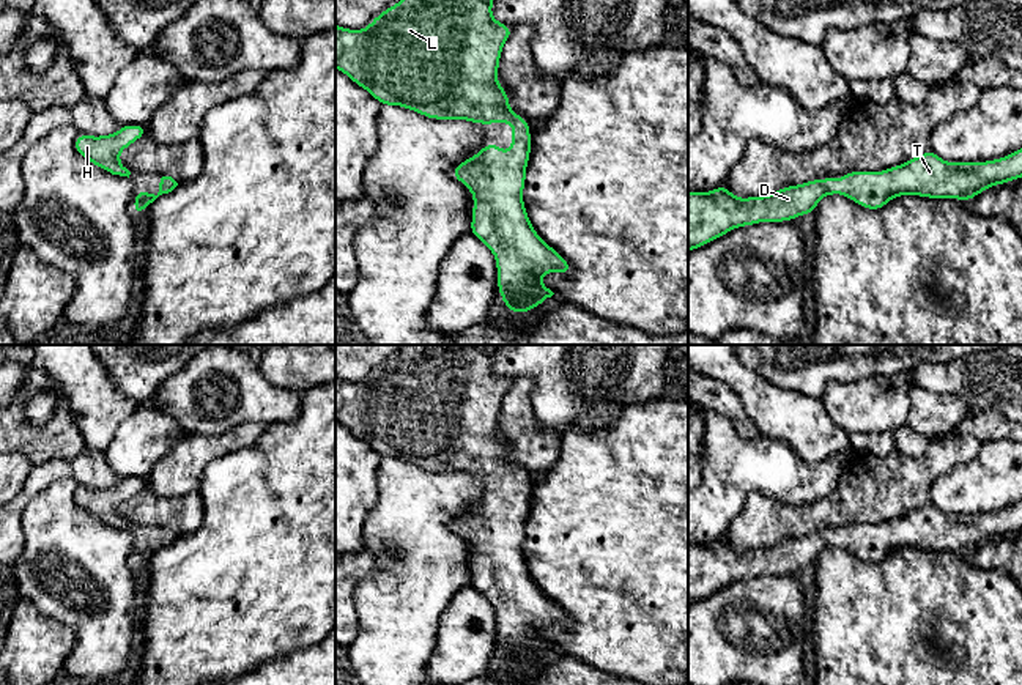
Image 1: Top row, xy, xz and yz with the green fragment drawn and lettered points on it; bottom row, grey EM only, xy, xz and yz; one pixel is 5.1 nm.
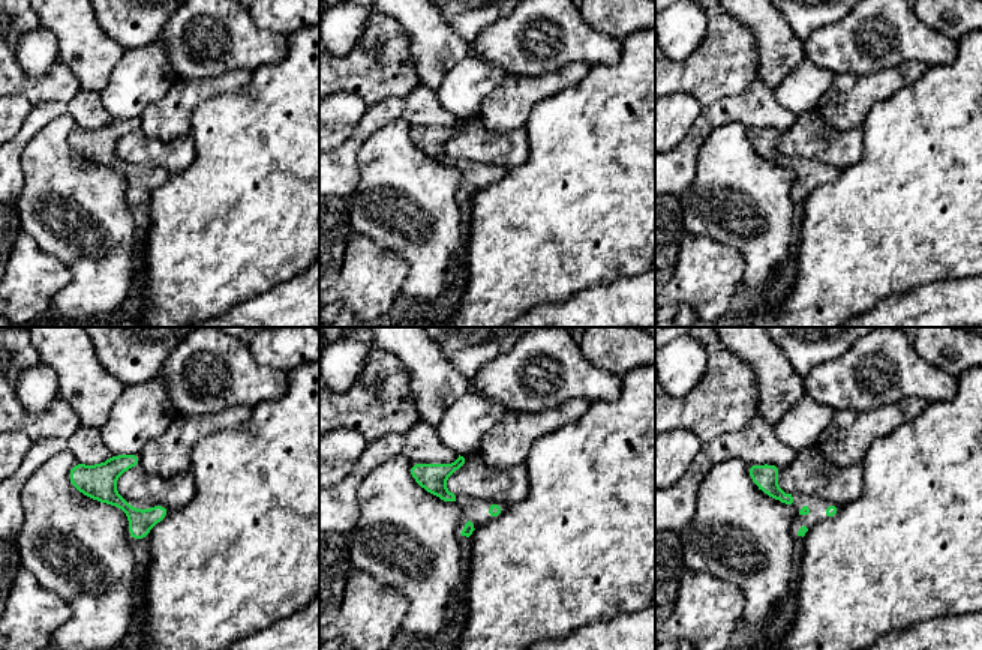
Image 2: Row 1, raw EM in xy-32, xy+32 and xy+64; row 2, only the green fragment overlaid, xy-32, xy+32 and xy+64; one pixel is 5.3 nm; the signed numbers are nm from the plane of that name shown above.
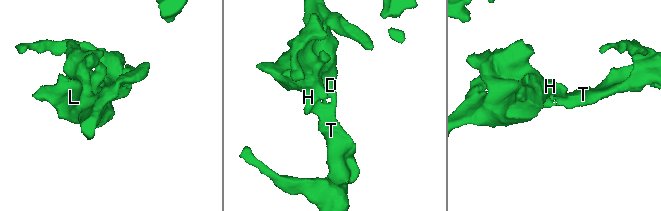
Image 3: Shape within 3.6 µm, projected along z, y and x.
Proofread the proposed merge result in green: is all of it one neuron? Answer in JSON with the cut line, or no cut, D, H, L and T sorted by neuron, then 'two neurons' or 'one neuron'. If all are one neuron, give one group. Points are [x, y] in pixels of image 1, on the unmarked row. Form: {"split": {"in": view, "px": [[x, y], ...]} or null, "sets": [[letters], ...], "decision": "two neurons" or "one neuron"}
{"split": null, "sets": [["D", "H", "L", "T"]], "decision": "one neuron"}

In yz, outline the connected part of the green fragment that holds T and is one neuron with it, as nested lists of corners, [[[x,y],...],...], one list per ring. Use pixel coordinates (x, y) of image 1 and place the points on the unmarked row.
[[[1022,501],[1011,507],[986,515],[946,515],[932,502],[882,524],[847,524],[841,532],[814,531],[805,537],[786,539],[773,546],[737,551],[723,535],[710,545],[688,543],[688,605],[702,600],[739,579],[759,575],[787,575],[803,567],[813,567],[820,551],[842,546],[866,562],[882,562],[891,551],[920,548],[924,551],[956,551],[970,554],[995,537],[1022,531]]]

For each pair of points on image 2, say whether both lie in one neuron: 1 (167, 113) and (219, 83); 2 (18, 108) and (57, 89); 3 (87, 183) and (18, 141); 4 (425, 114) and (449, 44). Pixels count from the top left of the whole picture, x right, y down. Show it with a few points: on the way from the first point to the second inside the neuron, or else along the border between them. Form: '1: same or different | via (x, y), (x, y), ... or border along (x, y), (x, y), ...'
1: same | via (180, 105), (194, 92), (206, 89)
2: different | border along (15, 93), (20, 93), (33, 105)
3: different | border along (50, 122), (23, 152), (24, 182)
4: different | border along (420, 83), (435, 90)

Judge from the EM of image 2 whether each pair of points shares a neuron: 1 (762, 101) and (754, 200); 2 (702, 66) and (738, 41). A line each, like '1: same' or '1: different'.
1: different
2: same

